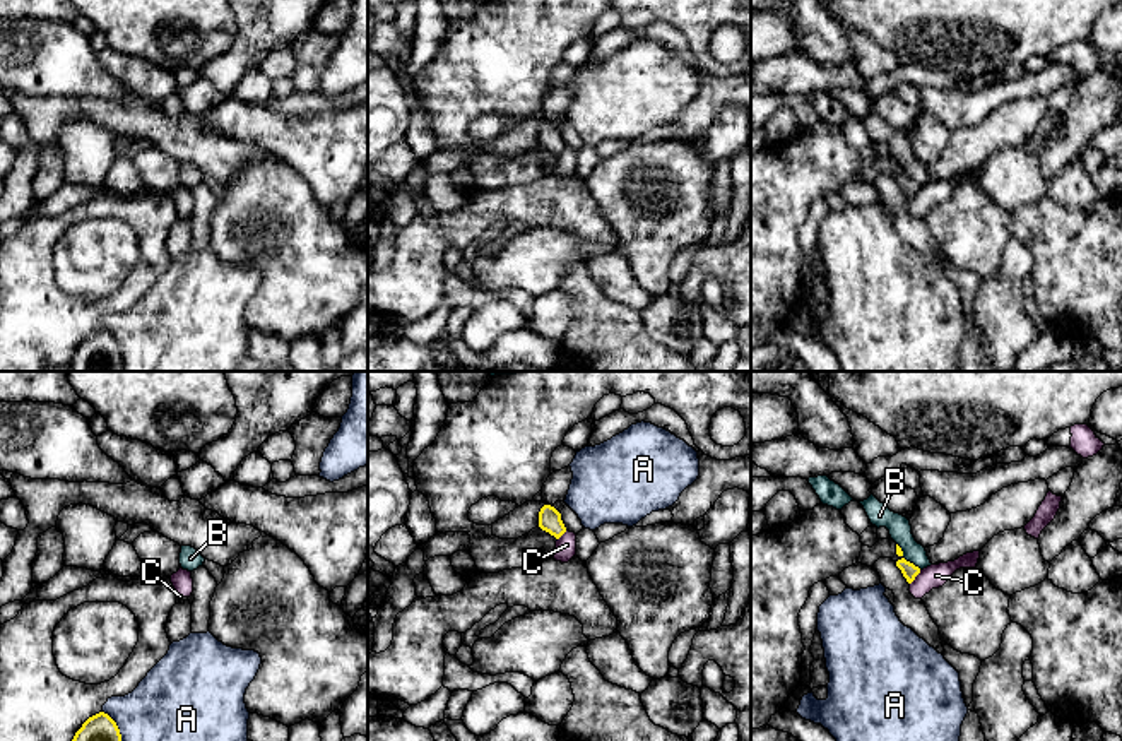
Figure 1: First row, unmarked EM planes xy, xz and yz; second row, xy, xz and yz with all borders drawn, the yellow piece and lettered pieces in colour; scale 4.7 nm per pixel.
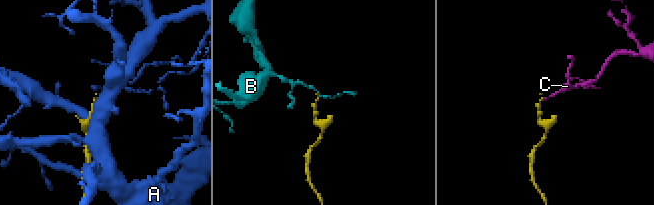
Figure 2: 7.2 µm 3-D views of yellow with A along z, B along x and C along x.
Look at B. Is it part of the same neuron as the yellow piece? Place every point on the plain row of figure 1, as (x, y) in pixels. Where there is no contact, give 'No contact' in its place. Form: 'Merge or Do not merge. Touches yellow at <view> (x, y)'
Do not merge. Touches yellow at yz (903, 175)

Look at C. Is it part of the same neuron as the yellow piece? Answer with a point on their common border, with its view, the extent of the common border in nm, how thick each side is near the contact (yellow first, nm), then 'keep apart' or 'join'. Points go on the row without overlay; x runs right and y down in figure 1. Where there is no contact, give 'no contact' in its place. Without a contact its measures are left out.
meets yellow in yz at (915, 192); contact 90 nm long; 70 nm thick on the yellow side, 110 nm on the other; keep apart

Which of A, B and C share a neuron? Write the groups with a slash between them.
A / B / C

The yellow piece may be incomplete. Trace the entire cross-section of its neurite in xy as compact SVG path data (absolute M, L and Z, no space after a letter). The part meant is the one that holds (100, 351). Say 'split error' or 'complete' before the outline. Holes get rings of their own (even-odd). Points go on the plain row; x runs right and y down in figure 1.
complete; M104 329L89 334L75 349L70 368L74 371L123 371L116 339Z

